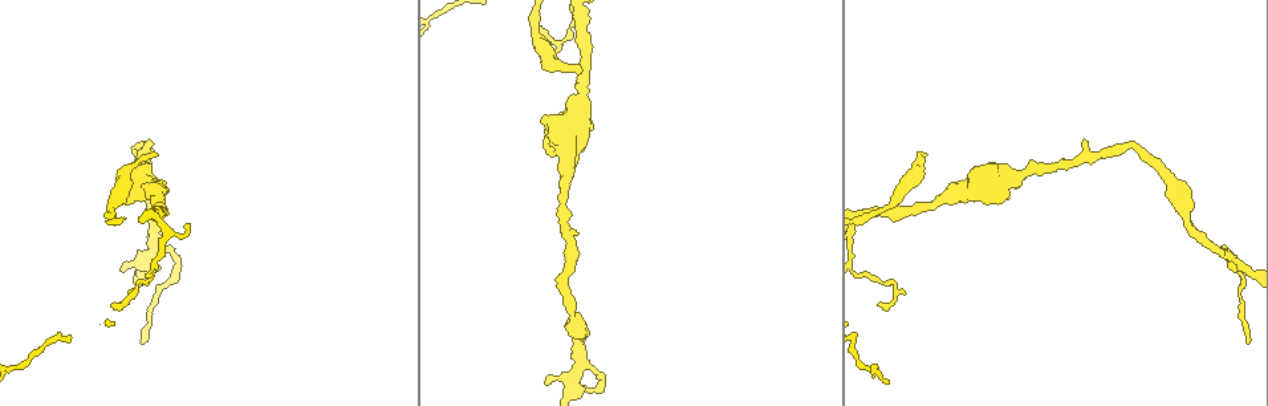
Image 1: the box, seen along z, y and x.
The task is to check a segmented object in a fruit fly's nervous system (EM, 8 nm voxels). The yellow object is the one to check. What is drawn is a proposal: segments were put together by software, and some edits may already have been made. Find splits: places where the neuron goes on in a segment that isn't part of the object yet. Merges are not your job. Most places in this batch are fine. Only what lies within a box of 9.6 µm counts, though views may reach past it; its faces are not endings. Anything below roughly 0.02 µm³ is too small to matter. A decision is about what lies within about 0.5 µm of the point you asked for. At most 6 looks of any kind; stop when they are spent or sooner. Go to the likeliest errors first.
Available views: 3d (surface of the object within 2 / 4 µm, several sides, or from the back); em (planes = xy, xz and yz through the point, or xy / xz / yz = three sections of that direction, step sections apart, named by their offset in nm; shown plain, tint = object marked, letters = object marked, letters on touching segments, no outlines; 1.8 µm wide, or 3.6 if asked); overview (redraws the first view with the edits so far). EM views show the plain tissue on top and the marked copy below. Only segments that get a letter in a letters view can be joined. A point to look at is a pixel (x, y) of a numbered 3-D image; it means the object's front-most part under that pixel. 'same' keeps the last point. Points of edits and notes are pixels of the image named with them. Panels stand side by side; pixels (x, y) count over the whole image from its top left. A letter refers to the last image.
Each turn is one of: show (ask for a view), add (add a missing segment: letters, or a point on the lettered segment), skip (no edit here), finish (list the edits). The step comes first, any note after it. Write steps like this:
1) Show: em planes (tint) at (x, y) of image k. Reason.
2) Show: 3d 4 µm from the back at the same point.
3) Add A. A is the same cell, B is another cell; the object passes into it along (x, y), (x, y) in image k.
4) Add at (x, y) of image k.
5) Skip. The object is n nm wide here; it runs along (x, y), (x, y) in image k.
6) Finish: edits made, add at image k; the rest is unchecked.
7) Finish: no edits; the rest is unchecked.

Show: 3d 2 µm at (121, 271) of image 1. Branch stops here.

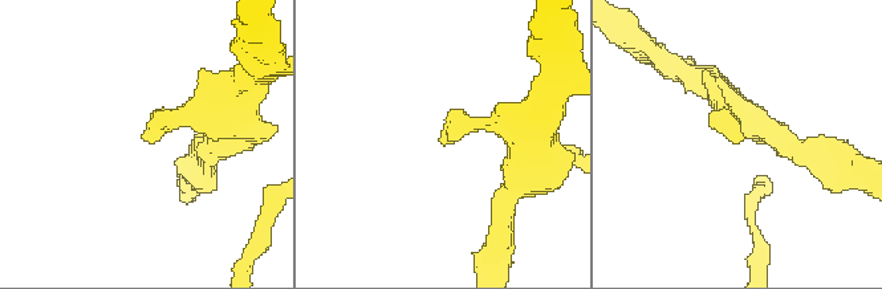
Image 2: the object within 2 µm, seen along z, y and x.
Show: em planes (letters) at (141, 138) of image 2.

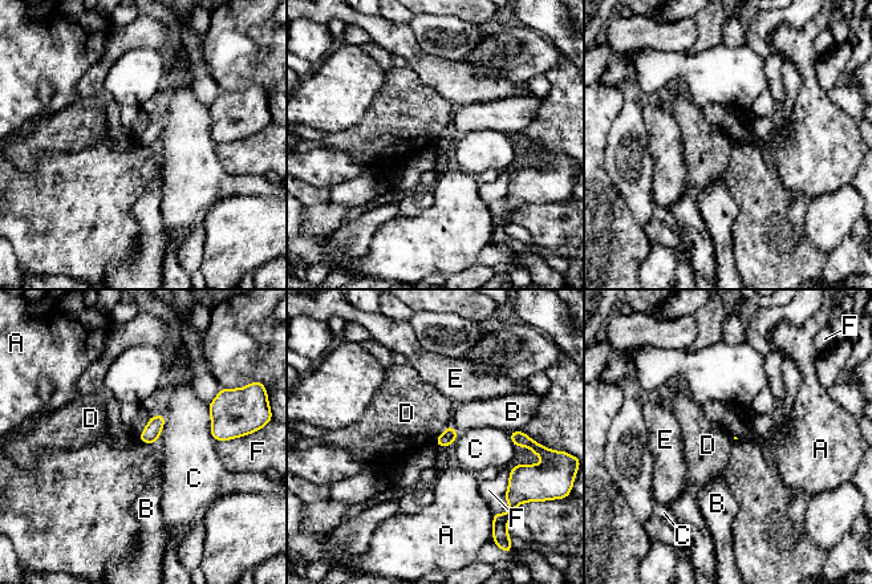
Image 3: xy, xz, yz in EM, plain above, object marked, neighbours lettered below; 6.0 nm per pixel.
Skip. A, B, C, D, E and F are other cells; no lettered segment goes on from it.

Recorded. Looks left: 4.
Show: em planes (tint) at (1246, 341) of image 1. Branch stops here.

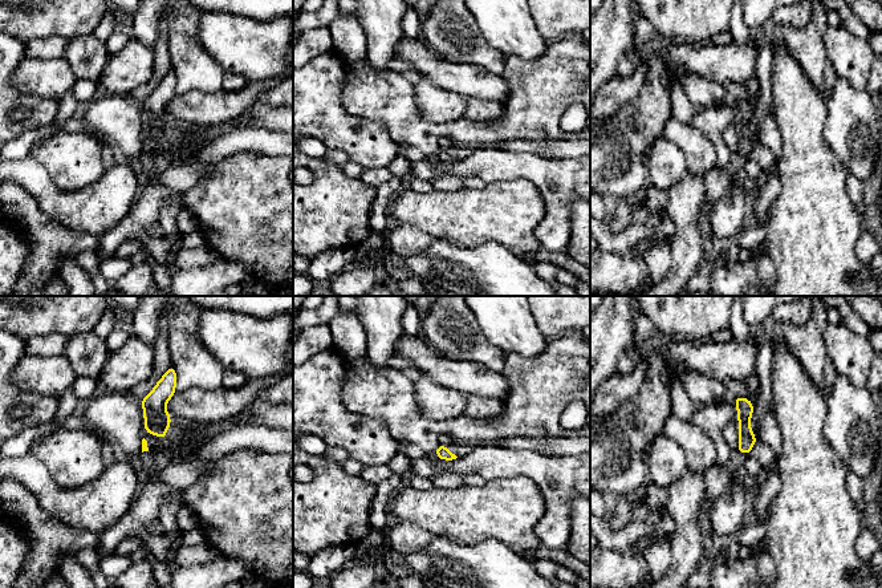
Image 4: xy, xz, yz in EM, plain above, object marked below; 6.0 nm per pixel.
Show: em planes (letters) at the same point.

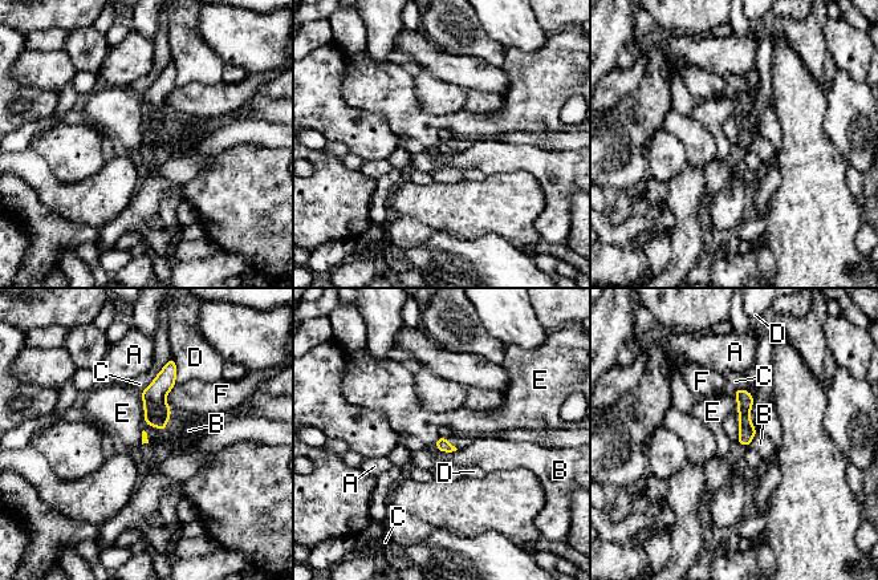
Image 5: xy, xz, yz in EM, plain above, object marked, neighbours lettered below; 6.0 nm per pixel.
Skip. A, B, C, D, E and F are other cells; a border runs along (139, 393), (143, 401), (145, 424) in image 5; none of them fits.

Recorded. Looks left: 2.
Finish: no edits; the rest is unchecked.

